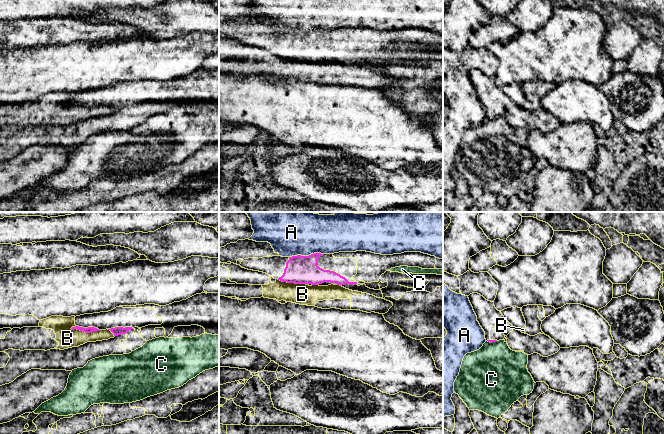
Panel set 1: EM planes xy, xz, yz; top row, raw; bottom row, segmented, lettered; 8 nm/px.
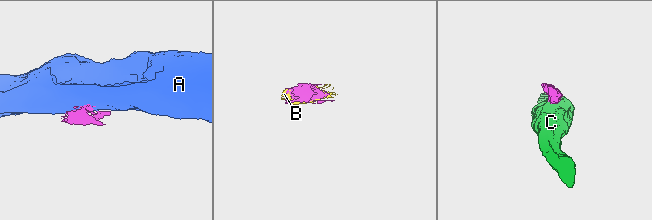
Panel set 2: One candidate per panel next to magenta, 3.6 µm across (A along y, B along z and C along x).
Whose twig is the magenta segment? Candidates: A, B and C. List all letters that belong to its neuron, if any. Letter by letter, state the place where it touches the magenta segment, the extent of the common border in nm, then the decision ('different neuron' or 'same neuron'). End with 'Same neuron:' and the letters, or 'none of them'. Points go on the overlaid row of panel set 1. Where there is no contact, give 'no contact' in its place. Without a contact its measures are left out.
A: xz (306, 256) | 280 nm | different neuron
B: xy (85, 332) | 240 nm | different neuron
C: yz (492, 341) | 80 nm | different neuron
Same neuron: none of them

